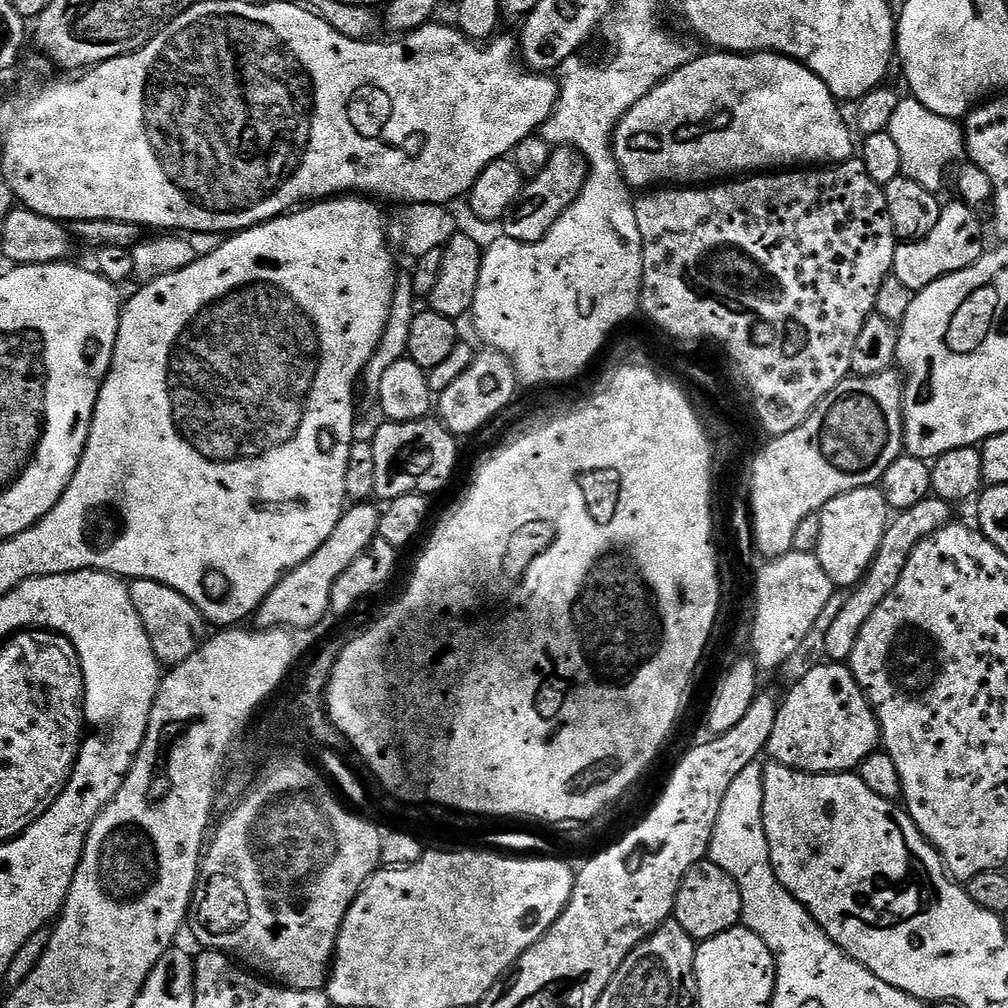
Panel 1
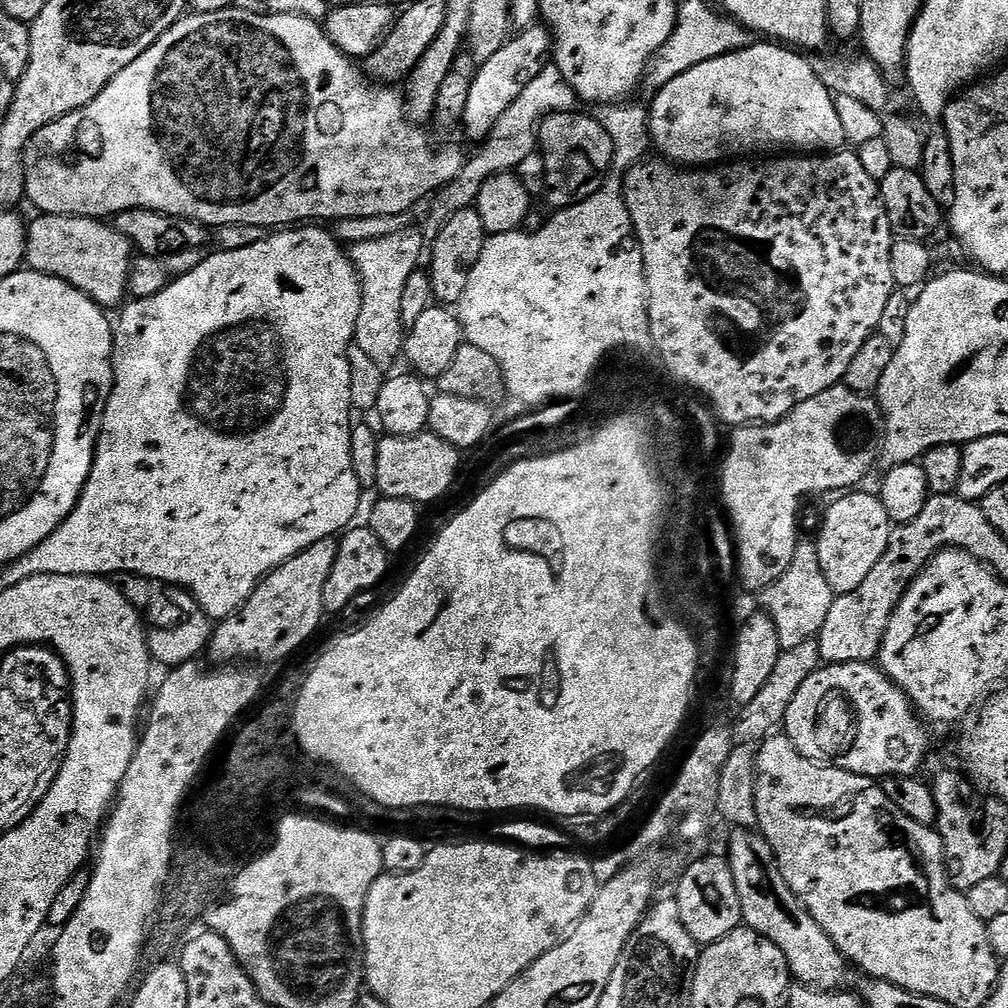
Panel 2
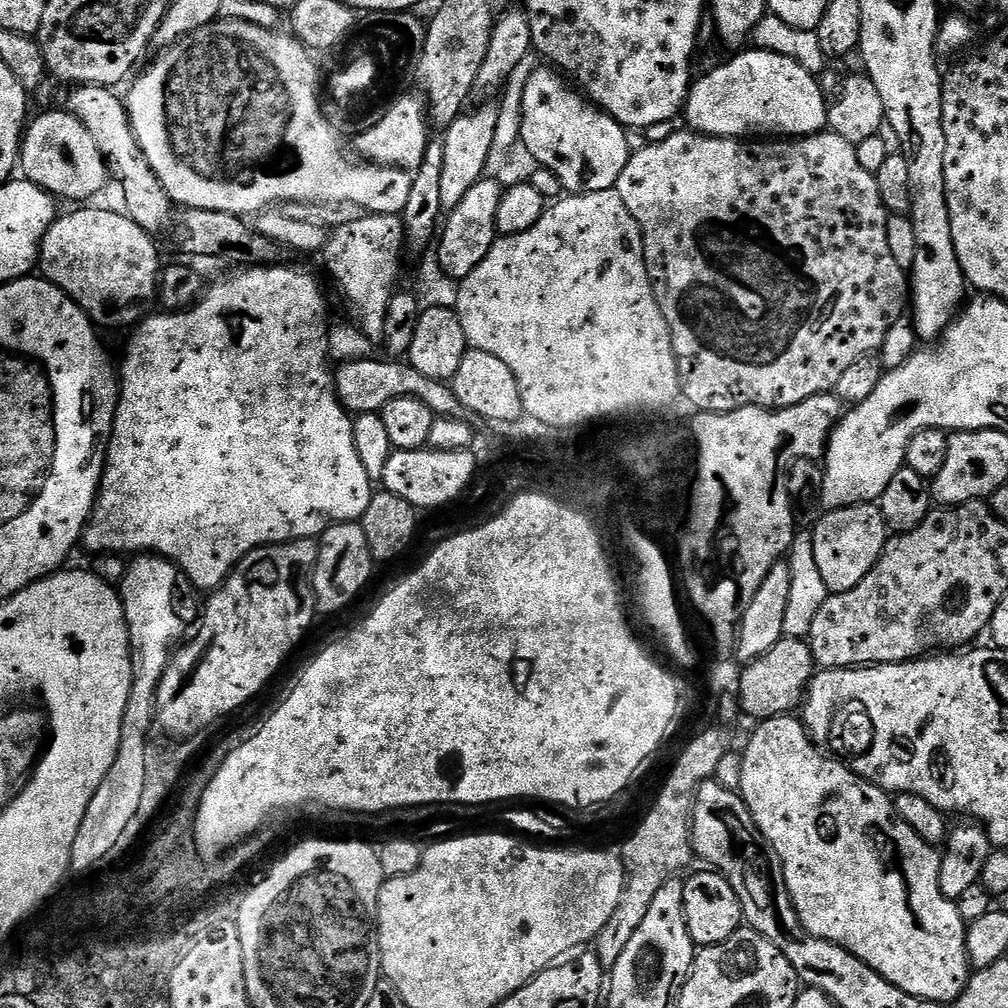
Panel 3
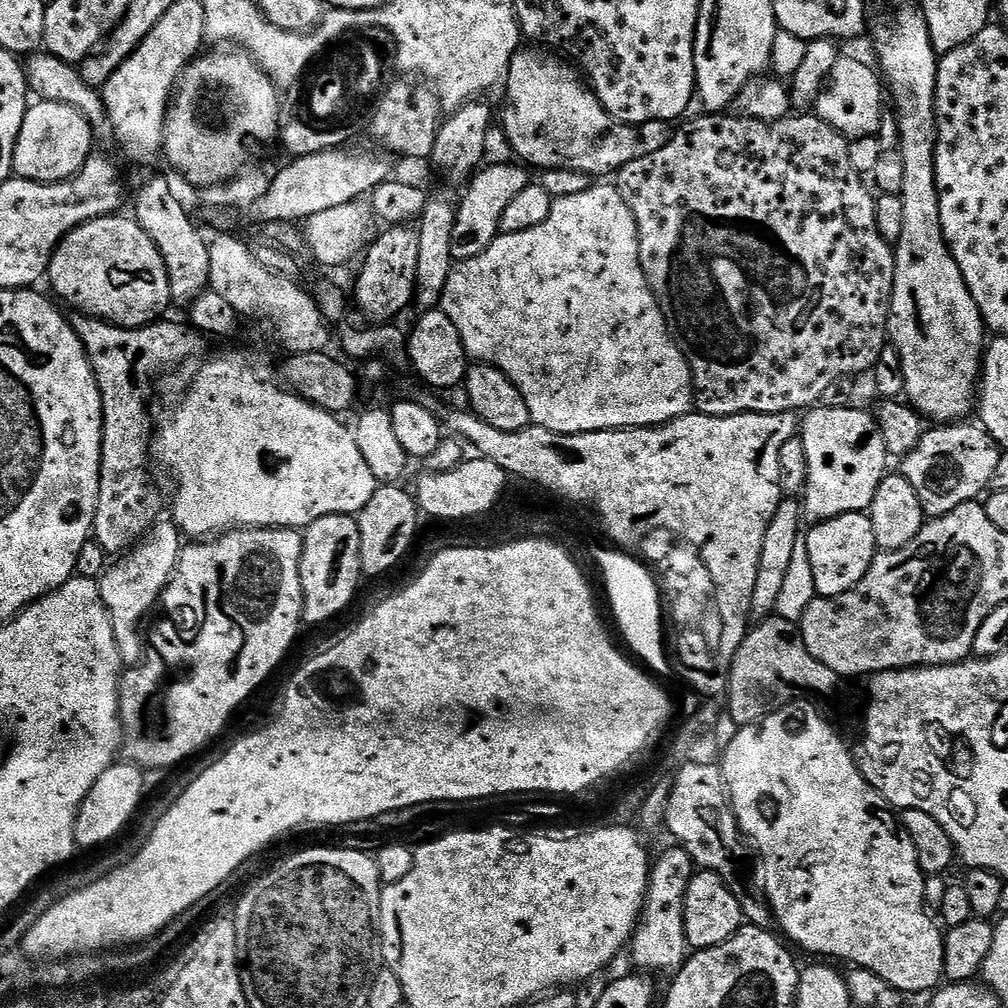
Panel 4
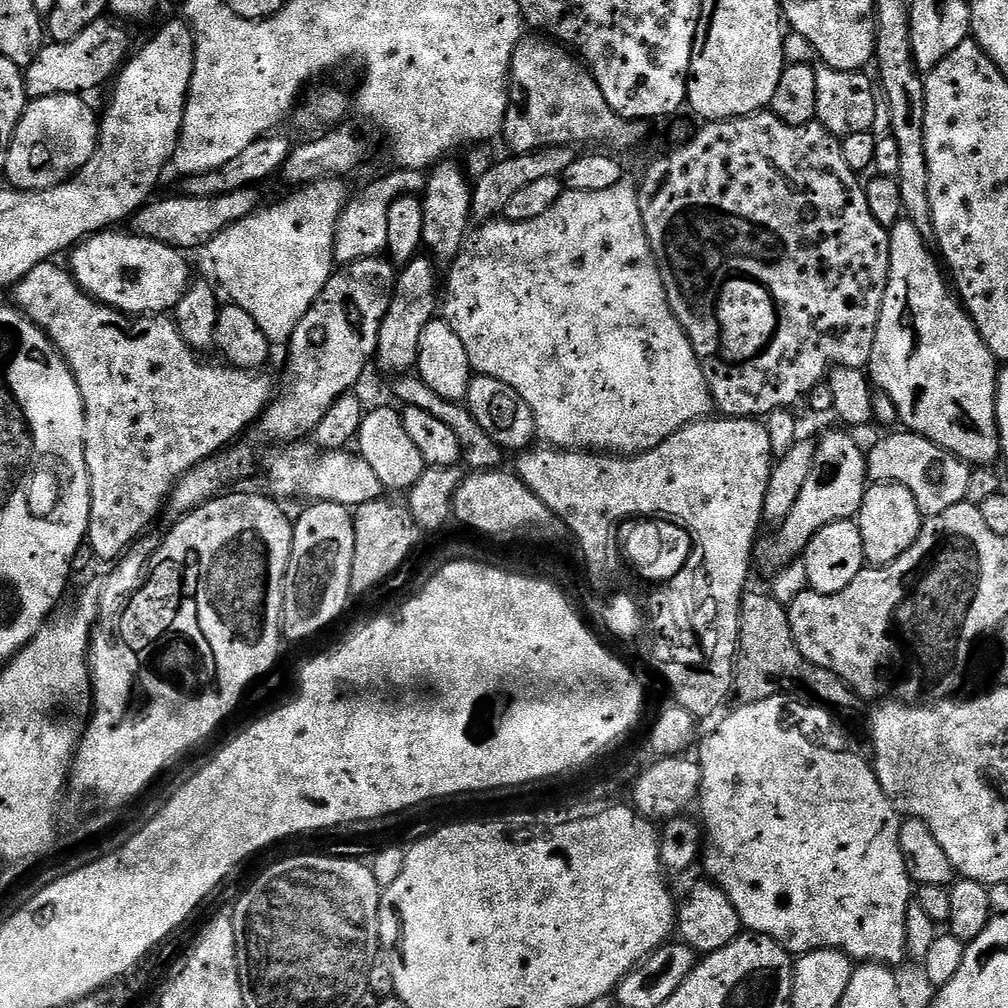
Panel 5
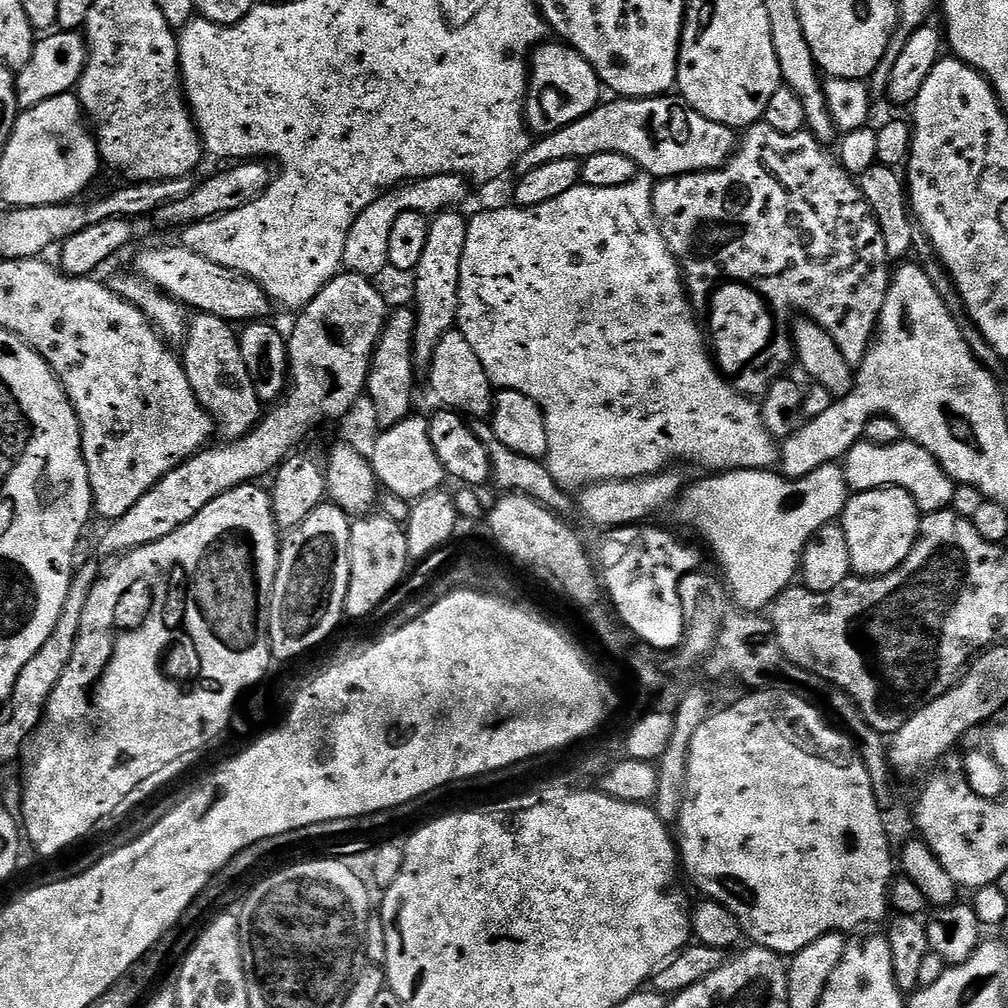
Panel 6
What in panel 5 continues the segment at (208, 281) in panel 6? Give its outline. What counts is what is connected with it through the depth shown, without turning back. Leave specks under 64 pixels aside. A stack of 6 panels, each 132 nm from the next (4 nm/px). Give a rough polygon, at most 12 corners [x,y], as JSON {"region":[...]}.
{"region":[[105,230],[71,249],[76,285],[133,318],[171,313],[185,253]]}

